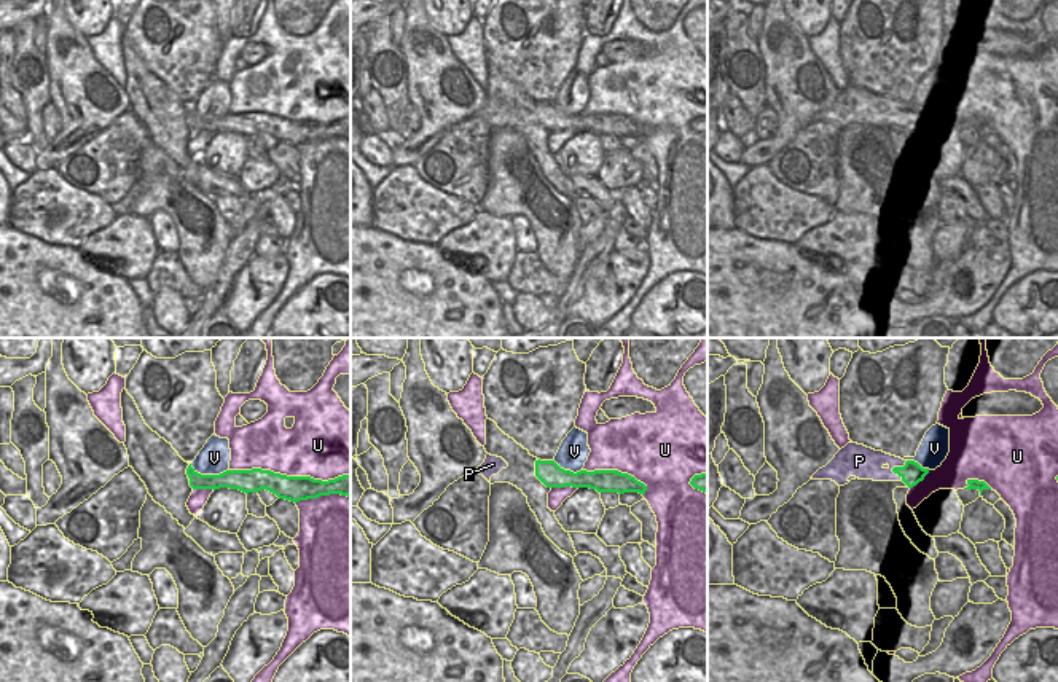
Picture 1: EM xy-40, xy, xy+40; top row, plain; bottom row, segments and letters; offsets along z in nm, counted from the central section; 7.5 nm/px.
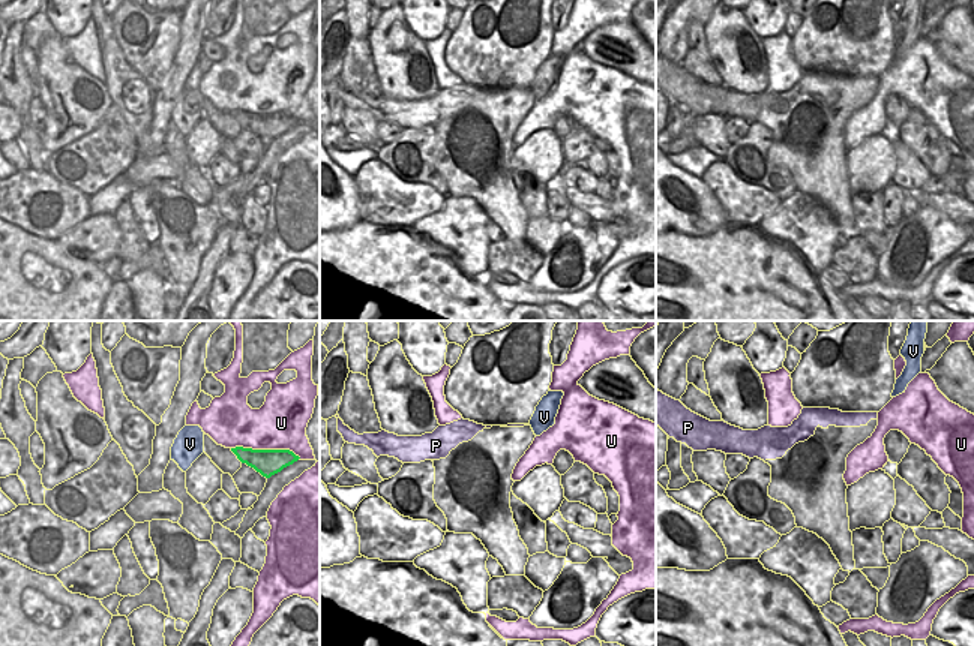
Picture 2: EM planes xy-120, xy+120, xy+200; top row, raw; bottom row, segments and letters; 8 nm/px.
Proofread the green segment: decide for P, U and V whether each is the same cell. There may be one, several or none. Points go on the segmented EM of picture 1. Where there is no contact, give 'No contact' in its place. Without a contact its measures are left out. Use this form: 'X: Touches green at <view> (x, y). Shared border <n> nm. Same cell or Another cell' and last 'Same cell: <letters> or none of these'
P: Touches green at xy+40 (894, 467). Shared border 160 nm. Same cell
U: Touches green at xy-40 (290, 477). Shared border 900 nm. Another cell
V: Touches green at xy-40 (209, 475). Shared border 300 nm. Another cell
Same cell: P

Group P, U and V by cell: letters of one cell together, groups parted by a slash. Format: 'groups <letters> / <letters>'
groups P / U / V

